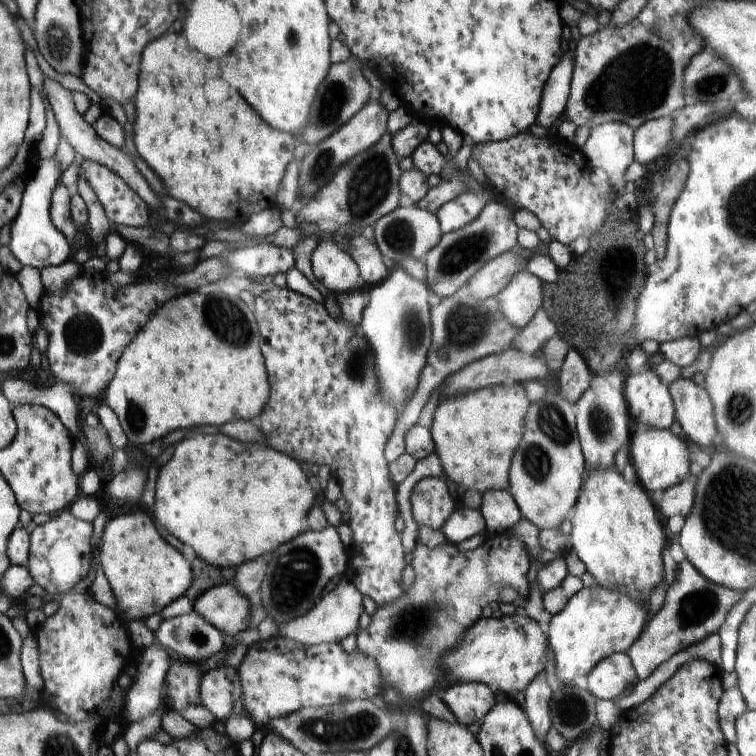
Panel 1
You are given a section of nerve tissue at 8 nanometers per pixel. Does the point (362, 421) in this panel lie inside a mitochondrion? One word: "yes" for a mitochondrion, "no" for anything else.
no

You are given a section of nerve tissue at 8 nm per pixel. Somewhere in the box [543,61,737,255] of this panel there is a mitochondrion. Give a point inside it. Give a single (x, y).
(718, 80)

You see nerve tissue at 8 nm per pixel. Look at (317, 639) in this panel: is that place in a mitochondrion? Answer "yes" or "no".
no

